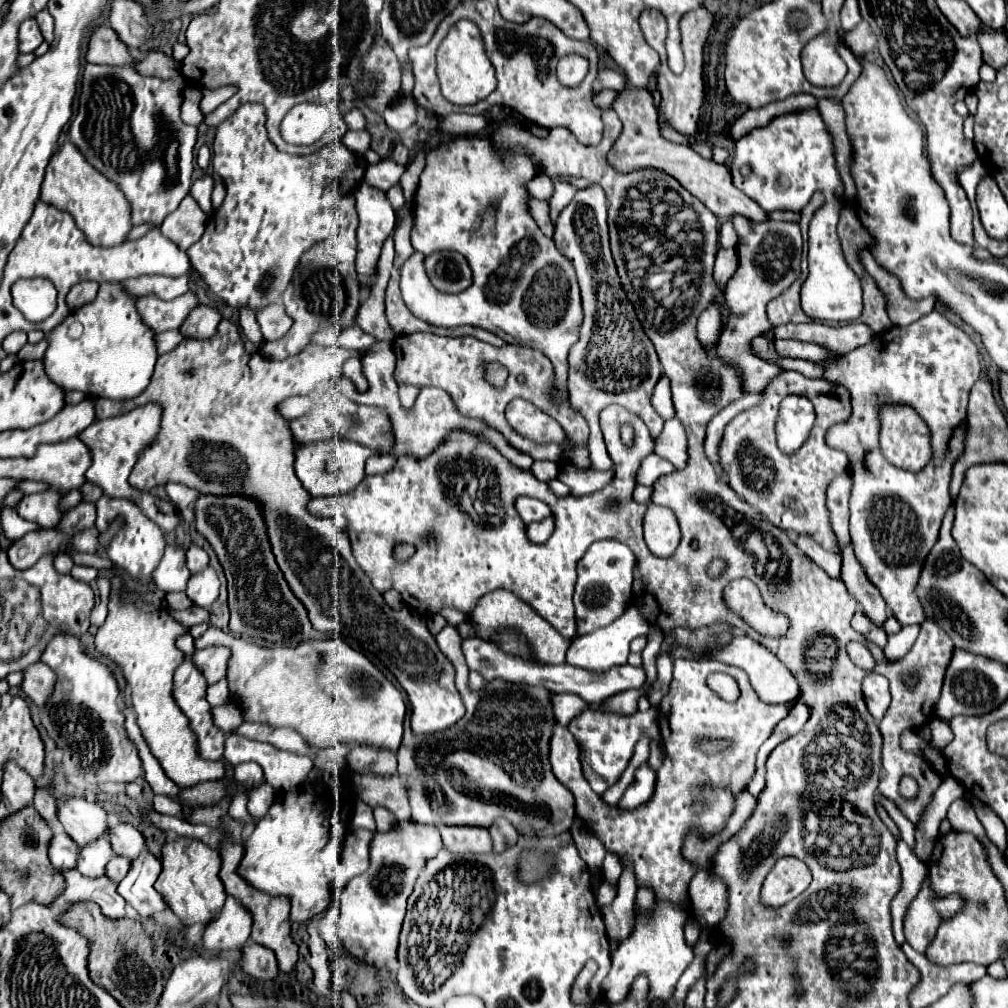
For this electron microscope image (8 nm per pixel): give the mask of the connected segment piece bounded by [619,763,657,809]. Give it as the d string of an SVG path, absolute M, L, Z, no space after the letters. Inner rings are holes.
M649 763L637 767L633 783L627 787L625 795L619 801L619 809L637 809L643 805L643 801L649 801L651 793L655 793L655 777L657 771L651 769Z

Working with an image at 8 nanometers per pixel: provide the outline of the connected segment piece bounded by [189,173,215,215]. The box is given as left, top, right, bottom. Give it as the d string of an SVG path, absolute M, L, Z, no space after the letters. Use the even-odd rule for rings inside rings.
M205 173L193 182L189 192L207 215L213 214L211 194L214 184L213 178Z

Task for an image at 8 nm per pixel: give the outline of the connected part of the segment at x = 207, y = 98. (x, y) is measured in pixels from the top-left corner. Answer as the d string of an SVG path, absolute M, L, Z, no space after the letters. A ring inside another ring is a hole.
M219 87L215 91L203 91L203 99L201 99L201 111L203 115L211 113L217 105L221 105L223 101L227 101L237 89L235 87Z

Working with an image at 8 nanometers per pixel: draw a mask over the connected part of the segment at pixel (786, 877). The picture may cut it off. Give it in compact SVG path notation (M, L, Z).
M781 857L777 859L775 867L767 875L763 889L761 889L761 901L765 905L781 907L787 901L801 895L811 883L811 869L805 861L797 857Z

